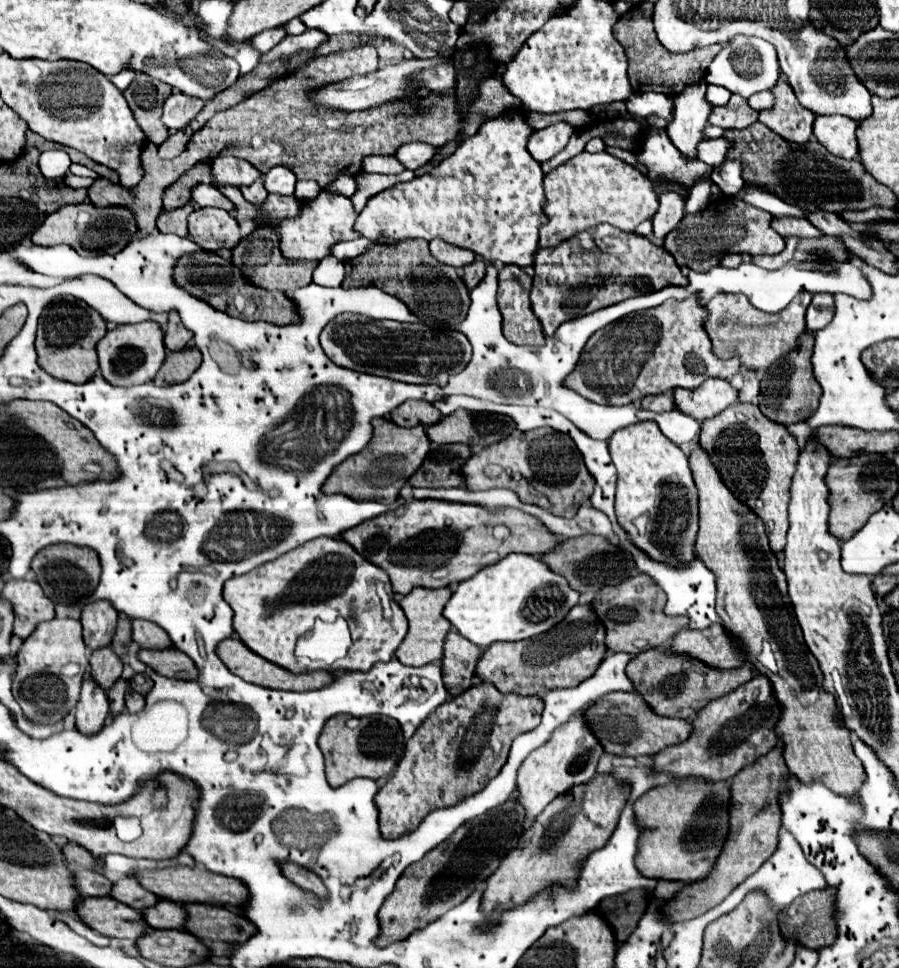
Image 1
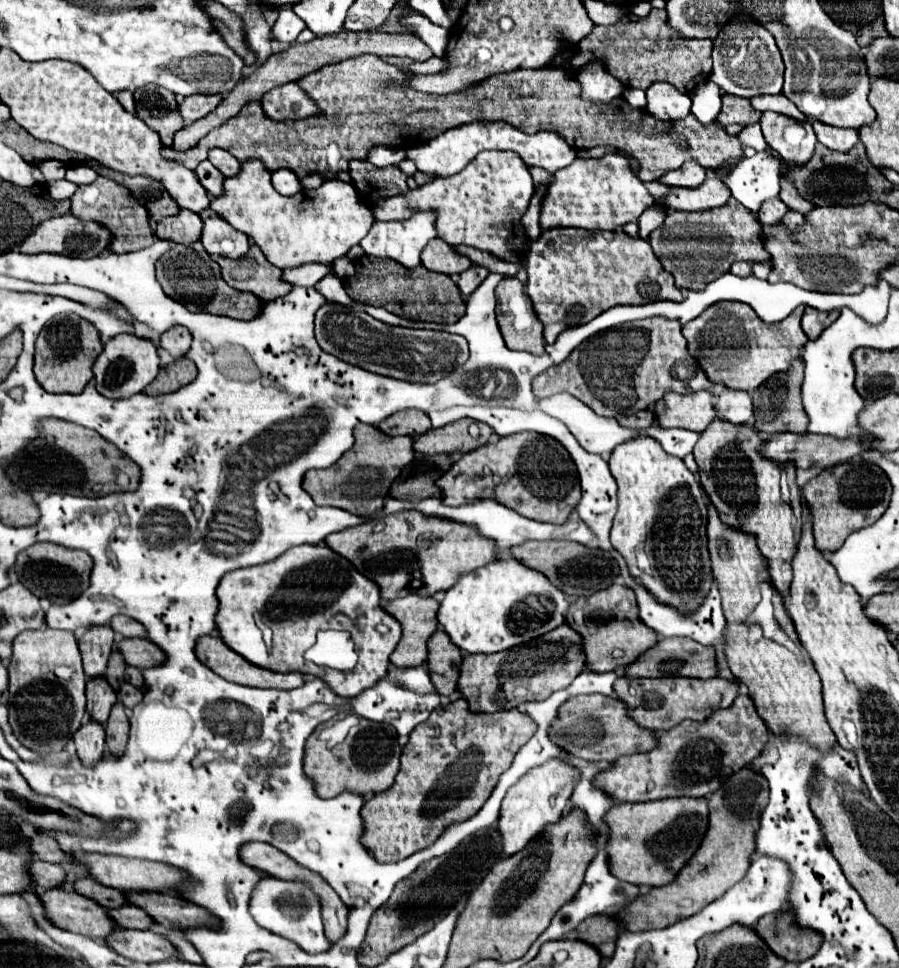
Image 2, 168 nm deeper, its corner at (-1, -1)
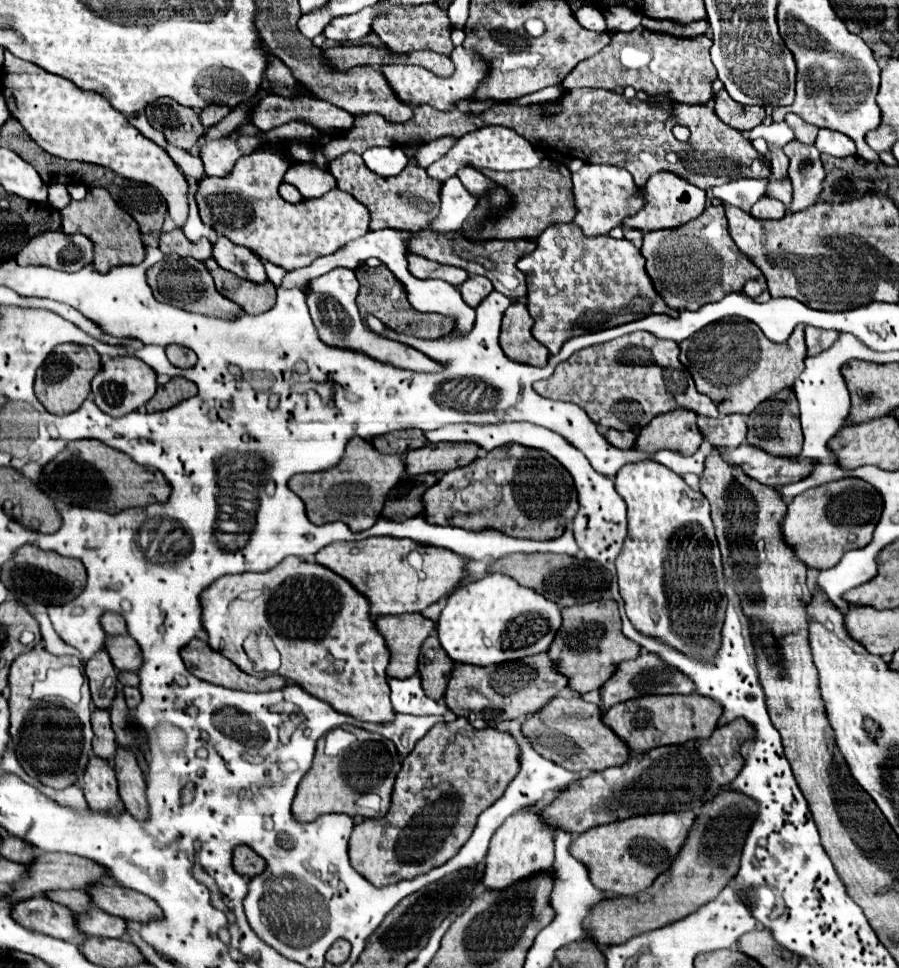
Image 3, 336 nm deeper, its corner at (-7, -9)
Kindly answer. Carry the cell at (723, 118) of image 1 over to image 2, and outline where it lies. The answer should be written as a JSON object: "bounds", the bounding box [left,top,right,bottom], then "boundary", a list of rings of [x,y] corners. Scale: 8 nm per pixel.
{"bounds":[716,93,760,127],"boundary":[[[724,93],[722,95],[722,109],[716,117],[716,123],[720,123],[722,127],[732,125],[732,123],[740,123],[740,125],[752,125],[760,121],[760,111],[756,111],[748,99],[742,97],[734,97]]]}

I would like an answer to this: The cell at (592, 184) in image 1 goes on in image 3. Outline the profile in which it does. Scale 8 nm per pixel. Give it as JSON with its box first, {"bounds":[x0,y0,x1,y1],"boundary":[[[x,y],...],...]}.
{"bounds":[572,165,646,237],"boundary":[[[584,165],[578,173],[572,173],[572,183],[574,183],[572,195],[576,209],[572,223],[578,225],[586,237],[608,235],[614,227],[620,227],[624,219],[636,215],[646,205],[642,191],[632,181],[632,175],[622,167]]]}

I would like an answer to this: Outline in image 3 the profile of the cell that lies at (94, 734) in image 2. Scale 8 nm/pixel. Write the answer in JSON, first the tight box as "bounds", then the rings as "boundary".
{"bounds":[84,757,120,809],"boundary":[[[90,757],[84,771],[84,795],[92,809],[116,809],[120,805],[116,775],[102,757]]]}

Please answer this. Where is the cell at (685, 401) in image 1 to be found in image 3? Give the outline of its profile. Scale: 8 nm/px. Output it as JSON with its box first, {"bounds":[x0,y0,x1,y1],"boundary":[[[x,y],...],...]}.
{"bounds":[636,409,704,455],"boundary":[[[674,409],[656,415],[646,425],[636,441],[636,449],[654,453],[658,449],[676,449],[682,455],[698,451],[704,435],[698,429],[698,415],[690,409]]]}

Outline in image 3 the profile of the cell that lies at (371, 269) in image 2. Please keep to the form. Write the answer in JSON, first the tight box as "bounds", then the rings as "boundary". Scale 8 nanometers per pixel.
{"bounds":[356,265,456,339],"boundary":[[[360,265],[356,269],[356,277],[360,281],[360,293],[358,293],[358,309],[362,315],[372,313],[376,315],[386,327],[398,331],[398,333],[406,333],[406,335],[414,335],[414,337],[422,337],[422,339],[438,339],[444,335],[450,335],[456,327],[456,321],[452,317],[440,315],[440,313],[420,313],[416,311],[406,295],[404,285],[394,277],[394,273],[386,267],[380,265],[376,269]]]}

